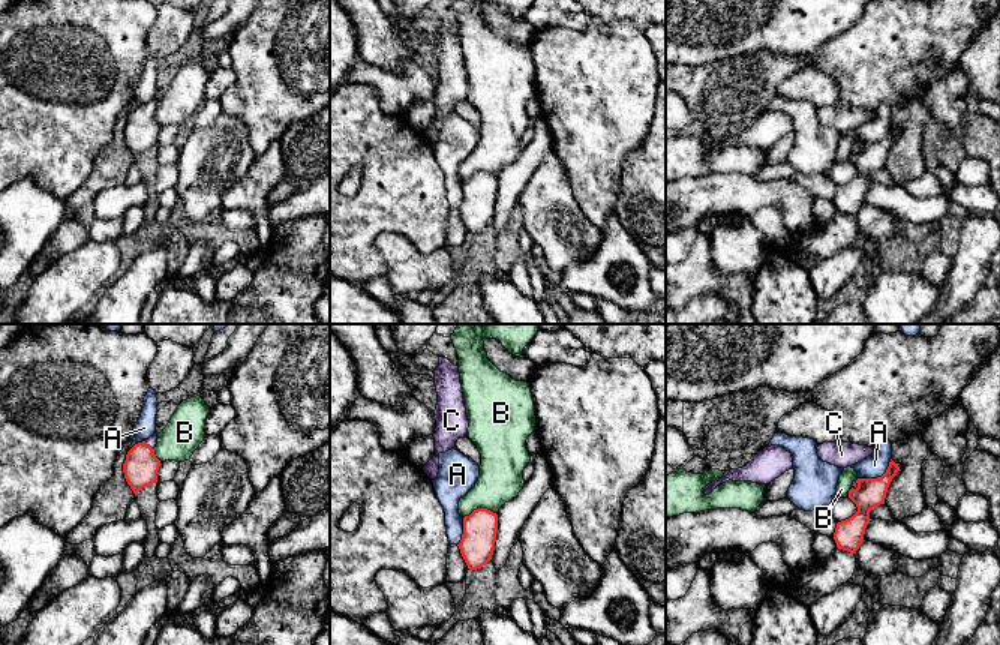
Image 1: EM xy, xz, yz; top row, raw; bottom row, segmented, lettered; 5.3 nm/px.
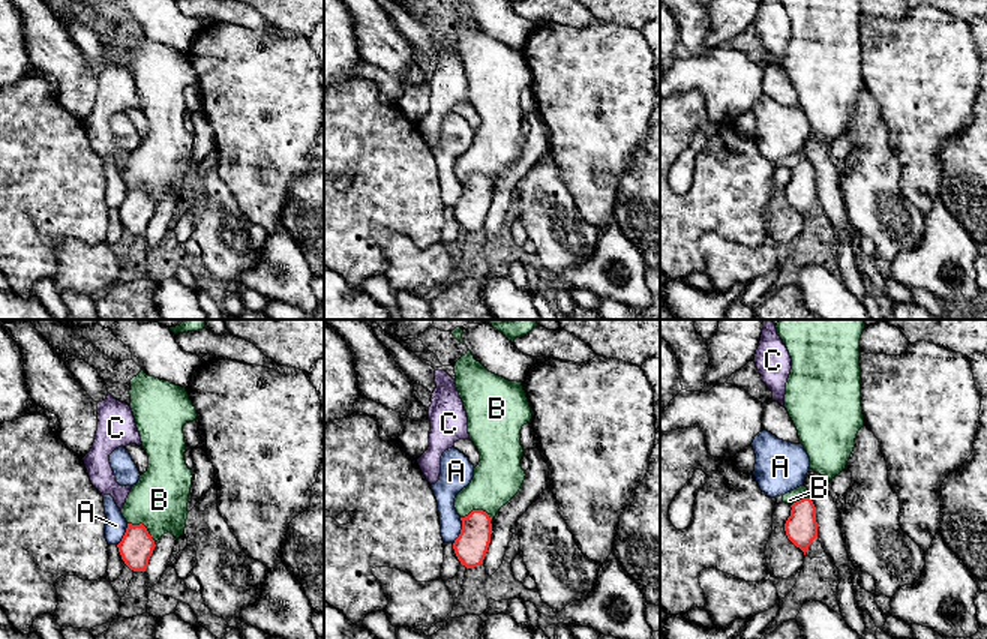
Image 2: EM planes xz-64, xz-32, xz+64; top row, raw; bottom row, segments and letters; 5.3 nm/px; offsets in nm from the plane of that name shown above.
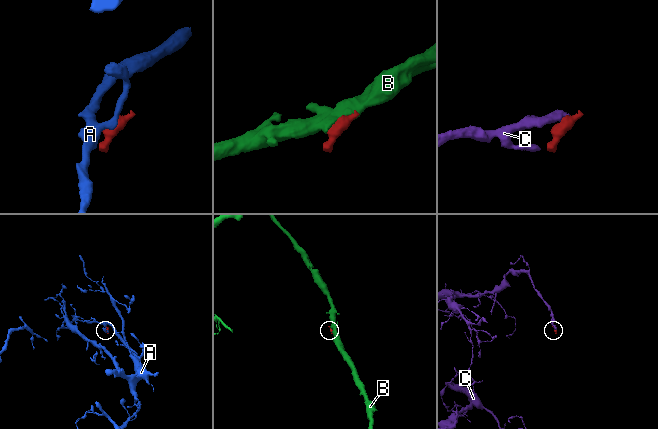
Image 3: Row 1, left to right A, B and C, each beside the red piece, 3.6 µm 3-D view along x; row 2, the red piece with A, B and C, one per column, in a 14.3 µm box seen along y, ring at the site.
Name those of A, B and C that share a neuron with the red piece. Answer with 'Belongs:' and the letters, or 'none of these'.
Belongs: C

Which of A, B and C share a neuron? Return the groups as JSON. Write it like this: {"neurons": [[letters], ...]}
{"neurons": [["A"], ["B"], ["C"]]}

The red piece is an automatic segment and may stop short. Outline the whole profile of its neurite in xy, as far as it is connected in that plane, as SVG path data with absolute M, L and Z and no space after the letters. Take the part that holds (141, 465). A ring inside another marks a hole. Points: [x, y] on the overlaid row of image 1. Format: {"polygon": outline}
{"polygon": "M157 434L135 444L126 454L123 472L127 484L136 495L142 488L157 482L160 460L154 454Z"}

